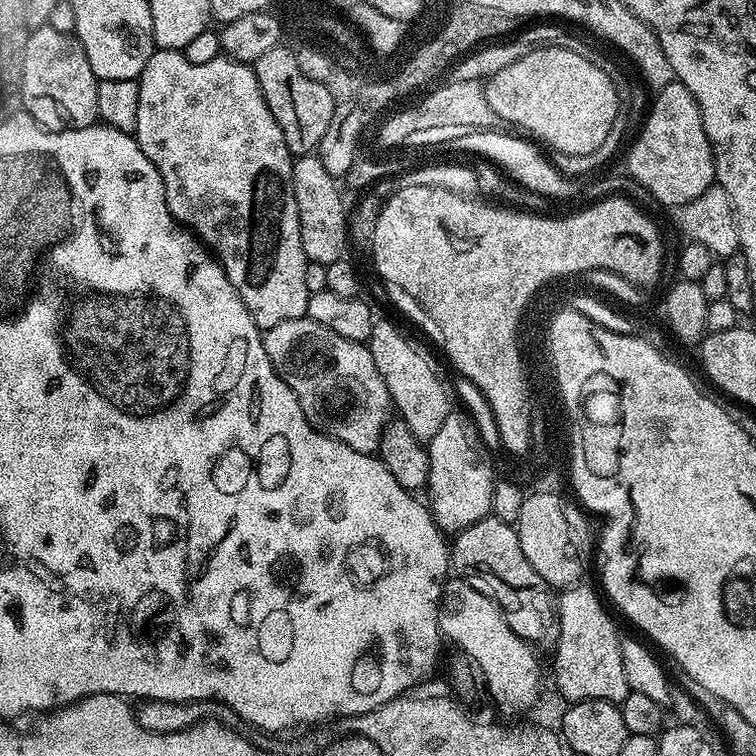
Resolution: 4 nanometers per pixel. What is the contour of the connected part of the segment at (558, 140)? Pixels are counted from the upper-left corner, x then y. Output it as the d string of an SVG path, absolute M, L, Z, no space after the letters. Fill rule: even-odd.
M555 46L539 47L533 47L525 56L518 58L518 62L510 62L506 70L498 70L498 74L487 80L484 93L486 102L490 102L490 110L494 110L498 118L518 126L541 145L549 144L552 152L590 154L598 150L598 146L607 141L615 124L619 110L617 85L612 85L611 78L599 68L596 60L582 58L582 54L574 54L574 50Z

